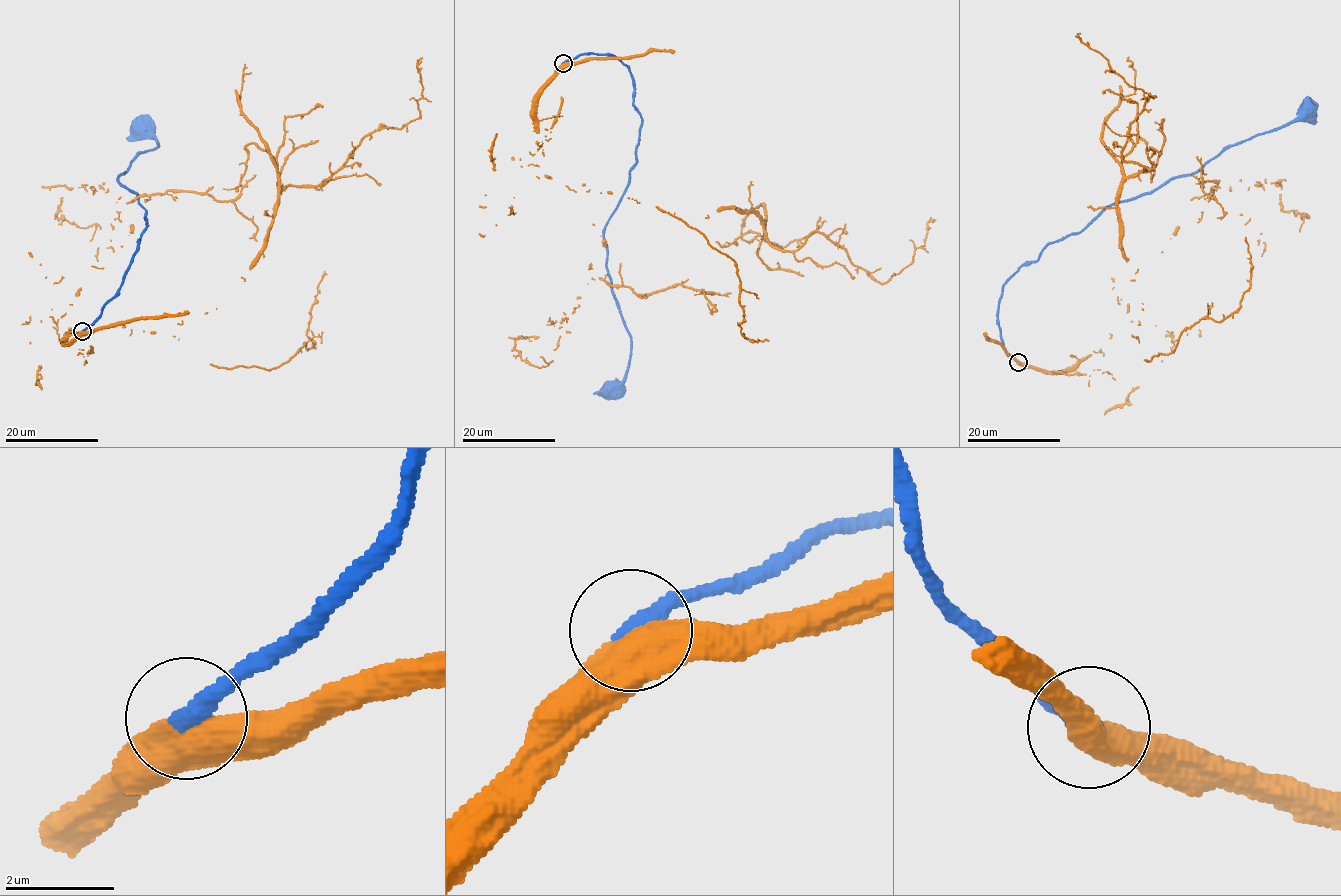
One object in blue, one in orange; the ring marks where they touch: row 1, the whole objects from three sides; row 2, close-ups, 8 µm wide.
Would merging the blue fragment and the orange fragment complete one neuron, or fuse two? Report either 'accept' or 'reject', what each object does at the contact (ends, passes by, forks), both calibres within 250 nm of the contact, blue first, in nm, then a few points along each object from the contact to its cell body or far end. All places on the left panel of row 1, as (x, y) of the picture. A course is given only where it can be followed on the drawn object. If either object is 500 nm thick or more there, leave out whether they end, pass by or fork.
accept; calibres 320 and 500 nm; course blue (83, 331), (119, 289), (147, 226), (146, 210), (138, 197), (117, 178), (141, 153), (159, 147), (142, 127); course orange (83, 331), (206, 313), (281, 170), (220, 201), (66, 188), (55, 214), (90, 241)

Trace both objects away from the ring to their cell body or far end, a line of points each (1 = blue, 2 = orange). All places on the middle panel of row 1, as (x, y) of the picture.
1: (563, 63), (587, 53), (620, 60), (641, 120), (637, 160), (603, 236), (631, 337), (623, 384), (612, 389)
2: (563, 63), (537, 145), (589, 190), (753, 213), (765, 236), (721, 295), (593, 278), (515, 341), (540, 356)

